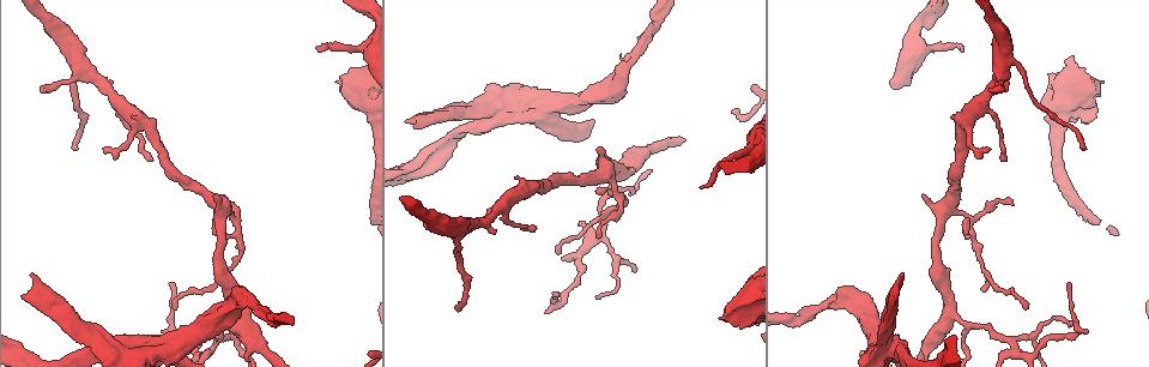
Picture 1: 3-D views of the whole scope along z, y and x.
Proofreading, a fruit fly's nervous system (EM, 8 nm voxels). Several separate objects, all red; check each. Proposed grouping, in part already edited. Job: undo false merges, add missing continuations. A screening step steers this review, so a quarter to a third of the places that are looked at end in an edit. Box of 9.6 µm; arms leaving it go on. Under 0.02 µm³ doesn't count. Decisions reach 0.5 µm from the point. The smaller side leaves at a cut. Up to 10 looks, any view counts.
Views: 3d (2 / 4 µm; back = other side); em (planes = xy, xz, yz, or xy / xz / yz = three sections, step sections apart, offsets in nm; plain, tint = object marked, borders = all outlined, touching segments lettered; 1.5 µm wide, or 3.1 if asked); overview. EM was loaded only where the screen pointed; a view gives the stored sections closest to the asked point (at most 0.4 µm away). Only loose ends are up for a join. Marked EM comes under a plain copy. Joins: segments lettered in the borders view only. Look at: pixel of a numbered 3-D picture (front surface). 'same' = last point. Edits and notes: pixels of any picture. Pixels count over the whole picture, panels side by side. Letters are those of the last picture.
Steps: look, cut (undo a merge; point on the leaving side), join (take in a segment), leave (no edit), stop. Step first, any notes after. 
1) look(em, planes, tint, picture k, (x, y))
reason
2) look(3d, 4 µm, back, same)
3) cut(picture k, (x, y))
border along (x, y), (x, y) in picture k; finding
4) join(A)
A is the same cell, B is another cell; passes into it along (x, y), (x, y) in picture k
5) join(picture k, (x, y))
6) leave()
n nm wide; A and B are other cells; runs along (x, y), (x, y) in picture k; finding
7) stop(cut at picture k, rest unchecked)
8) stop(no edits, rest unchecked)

look(em, xy, step 4, borders, picture 1, (1011, 340))
four or more arms meet

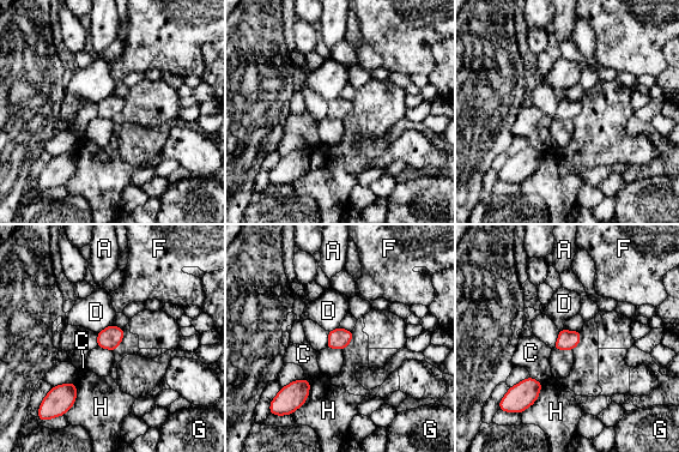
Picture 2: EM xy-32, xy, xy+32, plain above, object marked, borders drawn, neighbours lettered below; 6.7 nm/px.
look(em, planes, borders, same)
cut it another way

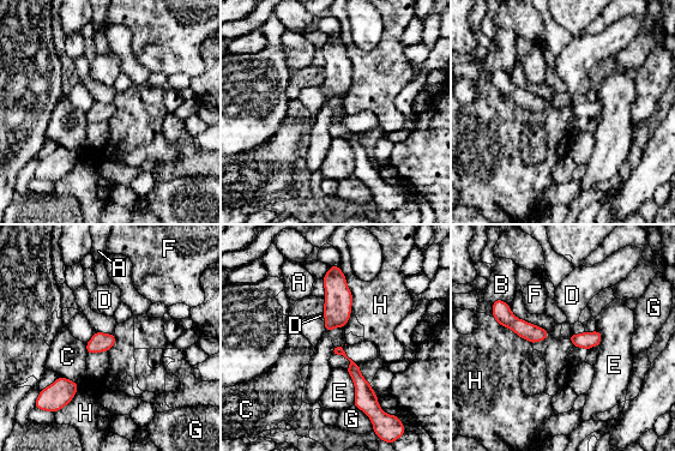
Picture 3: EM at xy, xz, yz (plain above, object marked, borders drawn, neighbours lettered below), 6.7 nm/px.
leave()
A, B, C, D, E, F, G and H are other cells; runs along (337, 349), (353, 364), (371, 407) in picture 3; one neuron here

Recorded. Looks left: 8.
look(em, 3.1 µm, yz, step 16, borders, picture 1, (161, 351))
calibre changes

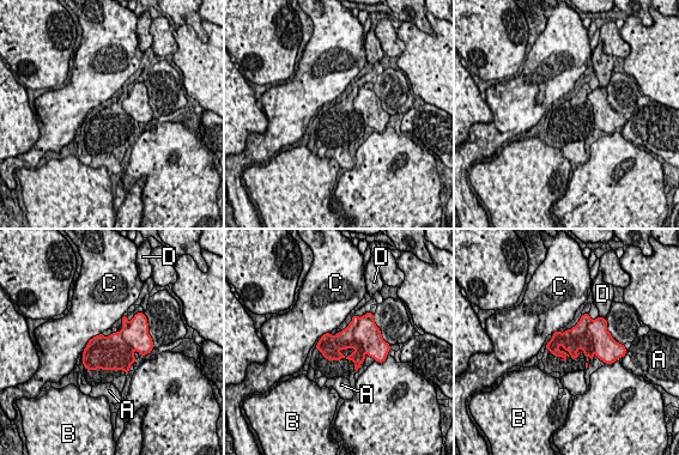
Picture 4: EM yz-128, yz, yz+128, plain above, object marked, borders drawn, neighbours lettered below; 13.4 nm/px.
cut(picture 4, (367, 331))
380 nm wide; A, B, C and D are other cells; border along (359, 317), (353, 337), (363, 347) in picture 4; two neurons meet here

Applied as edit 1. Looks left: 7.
look(overview)
redraw

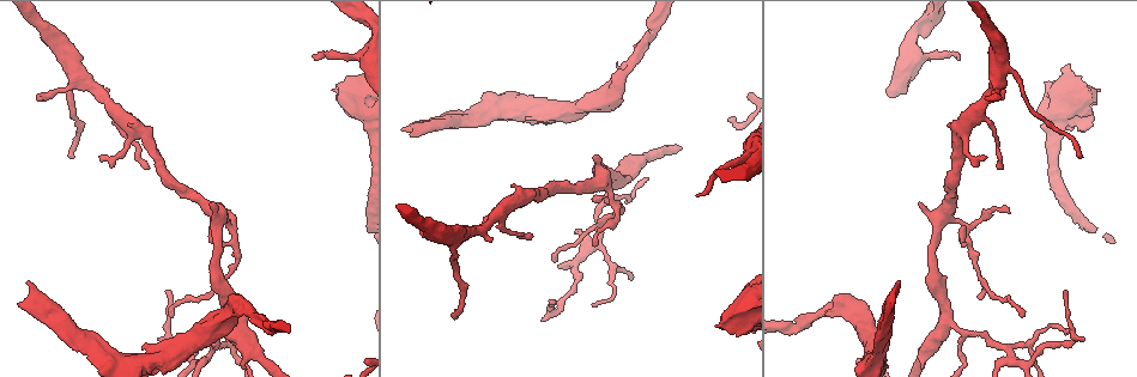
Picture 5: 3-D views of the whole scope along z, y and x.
look(3d, 4 µm, picture 5, (893, 307))
an open end

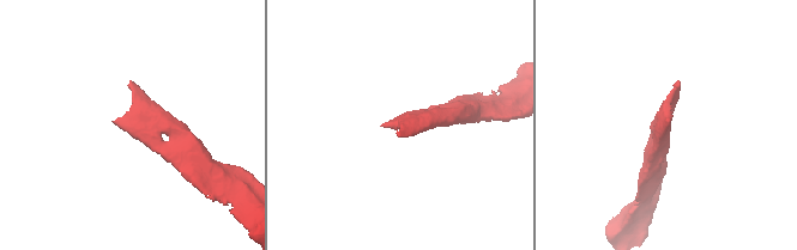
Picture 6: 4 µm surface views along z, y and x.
look(em, planes, tint, picture 6, (670, 121))
need the tissue

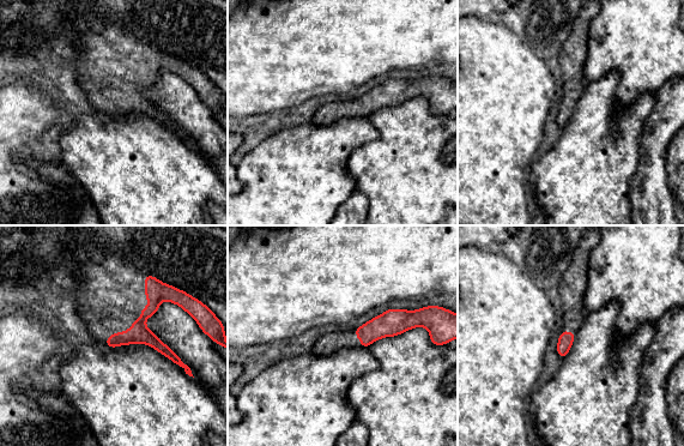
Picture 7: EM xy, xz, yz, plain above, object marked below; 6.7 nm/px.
look(em, planes, borders, same)

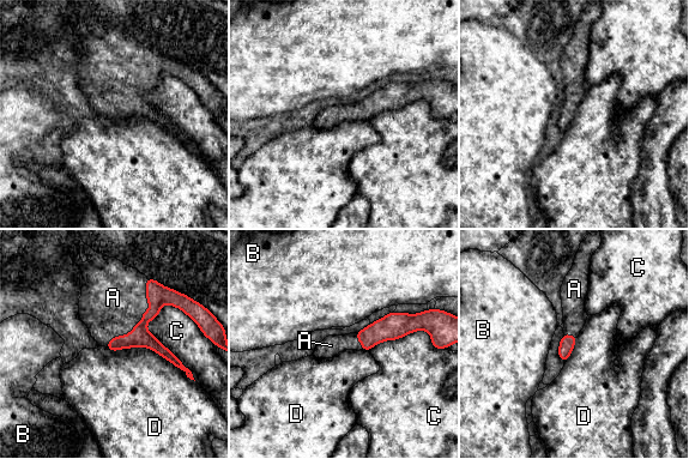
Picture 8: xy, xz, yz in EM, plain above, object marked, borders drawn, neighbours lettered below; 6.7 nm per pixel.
join(A)
A is the same cell, B, C and D are other cells; passes into it along (157, 295), (143, 320), (114, 296) in picture 8; it goes on there

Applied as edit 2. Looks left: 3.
look(overview)
redraw

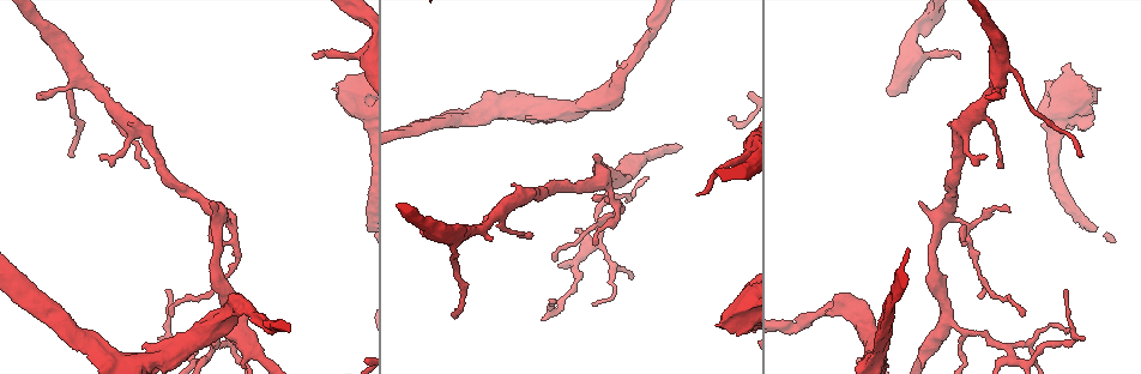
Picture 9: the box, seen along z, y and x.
look(em, xy, step 4, borders, picture 9, (315, 56))
tapers out

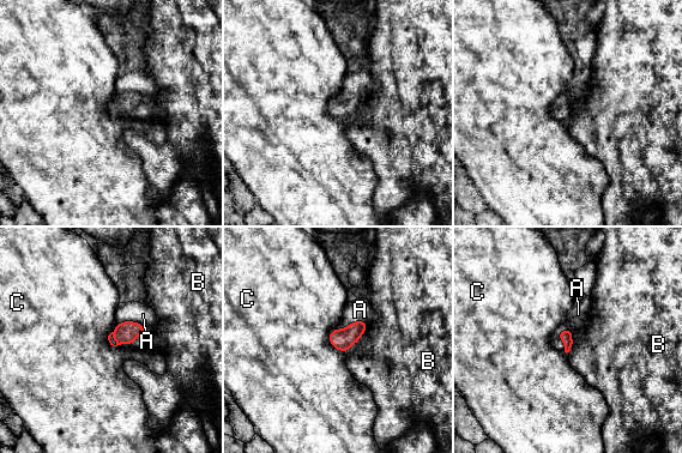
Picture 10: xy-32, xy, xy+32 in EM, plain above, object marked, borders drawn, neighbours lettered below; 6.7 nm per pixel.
look(em, planes, borders, same)

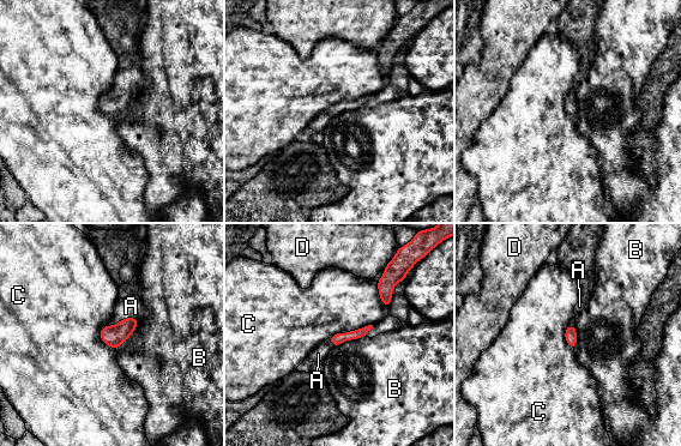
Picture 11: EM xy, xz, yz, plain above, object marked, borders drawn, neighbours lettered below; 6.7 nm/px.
join(A)
A is the same cell, B, C and D are other cells; passes into it along (113, 336), (120, 320), (131, 306) in picture 11; the neuron continues

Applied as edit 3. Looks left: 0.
stop(cut at picture 4, join at picture 8, join at picture 11, rest unchecked)

